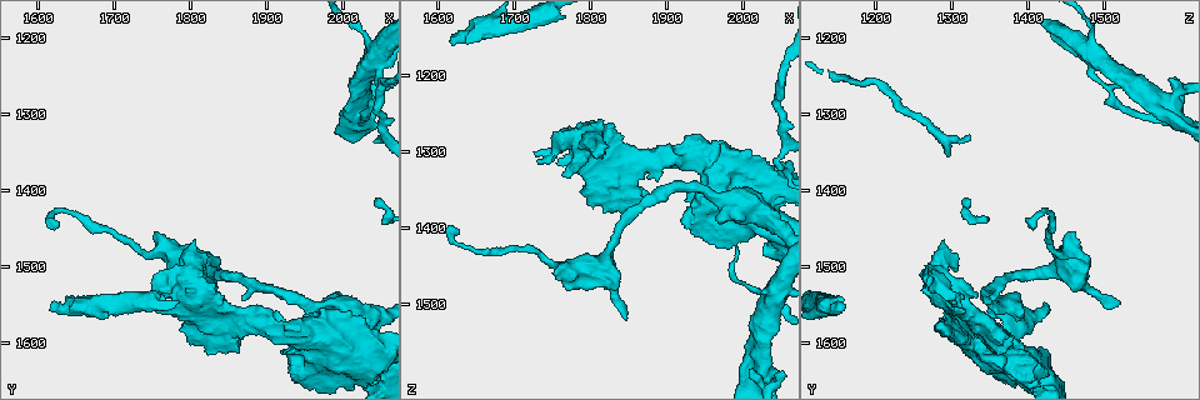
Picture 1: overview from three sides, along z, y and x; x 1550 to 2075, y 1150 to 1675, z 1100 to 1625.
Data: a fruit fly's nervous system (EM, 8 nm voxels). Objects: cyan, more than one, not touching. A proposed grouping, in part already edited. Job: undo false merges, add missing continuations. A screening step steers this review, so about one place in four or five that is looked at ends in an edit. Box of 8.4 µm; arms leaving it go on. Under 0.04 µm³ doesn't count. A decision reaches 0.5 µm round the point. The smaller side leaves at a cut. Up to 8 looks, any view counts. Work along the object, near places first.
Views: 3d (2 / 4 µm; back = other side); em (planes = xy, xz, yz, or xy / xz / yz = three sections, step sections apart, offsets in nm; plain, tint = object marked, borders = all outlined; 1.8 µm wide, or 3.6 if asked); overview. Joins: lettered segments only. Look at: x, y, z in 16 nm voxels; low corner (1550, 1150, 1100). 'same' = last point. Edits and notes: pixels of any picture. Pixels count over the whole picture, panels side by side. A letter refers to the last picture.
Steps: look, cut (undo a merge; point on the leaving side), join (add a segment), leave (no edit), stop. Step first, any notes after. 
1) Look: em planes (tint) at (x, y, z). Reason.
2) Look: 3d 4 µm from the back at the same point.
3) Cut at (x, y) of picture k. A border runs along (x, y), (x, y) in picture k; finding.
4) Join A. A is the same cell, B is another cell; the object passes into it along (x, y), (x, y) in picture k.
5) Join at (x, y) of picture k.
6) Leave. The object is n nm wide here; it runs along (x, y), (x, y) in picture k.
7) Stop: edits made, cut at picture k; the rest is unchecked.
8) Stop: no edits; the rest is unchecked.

Look: em planes (borders) at (2040, 1225, 1490). Four-way junction.

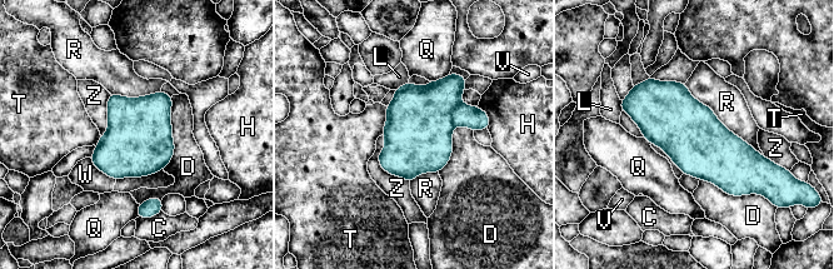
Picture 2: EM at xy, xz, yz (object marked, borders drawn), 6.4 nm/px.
Cut at (464, 115) of picture 2. C, D, H, L, Q, R, T, V, W and Z are other cells; a border runs along (462, 103), (452, 114), (453, 125) in picture 2; a second neuron is stuck on.

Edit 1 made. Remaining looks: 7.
Look: overview. Redraw.

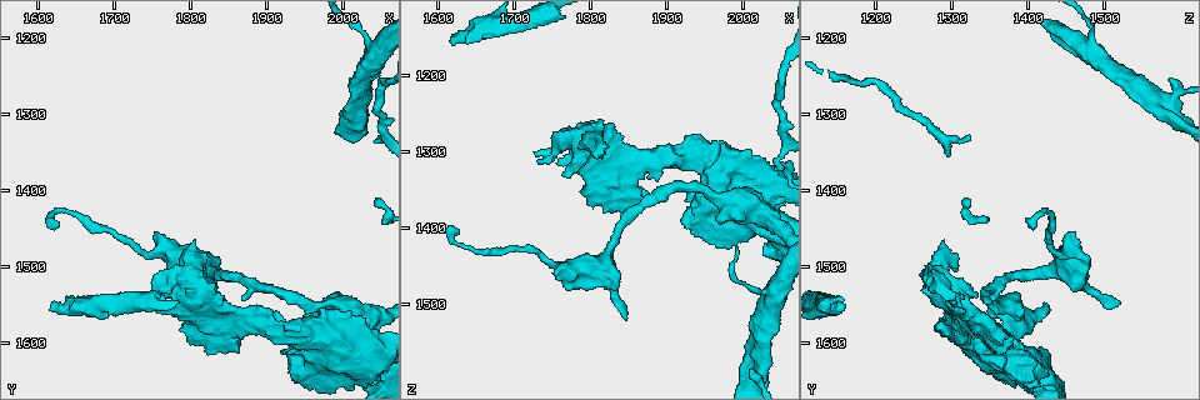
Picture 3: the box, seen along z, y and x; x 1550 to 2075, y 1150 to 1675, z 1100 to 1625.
Look: 3d 4 µm at (2020, 1590, 1375). Sudden change in width.

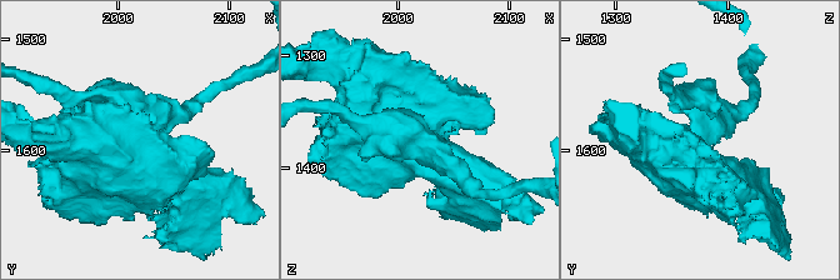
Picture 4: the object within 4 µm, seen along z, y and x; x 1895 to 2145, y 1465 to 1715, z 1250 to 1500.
Look: em 3.6 µm planes (borders) at the same point.

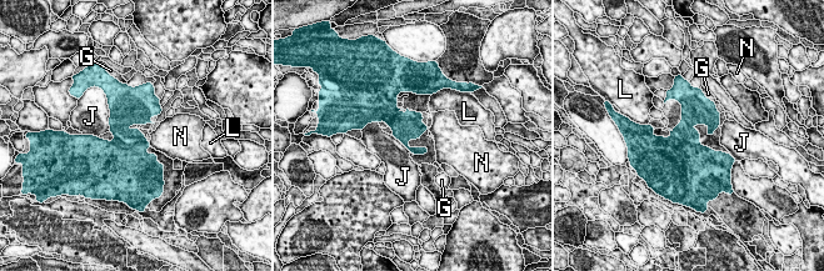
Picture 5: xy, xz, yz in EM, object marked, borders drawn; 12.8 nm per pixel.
Leave. G, J, L and N are other cells; a border runs along (106, 99), (109, 131) in picture 5; continuous, no second neuron.

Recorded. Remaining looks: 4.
Look: em 3.6 µm planes (tint) at (1865, 1570, 1325). Looks like a crossing.

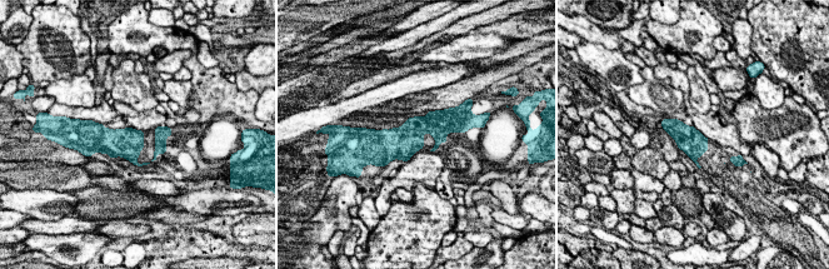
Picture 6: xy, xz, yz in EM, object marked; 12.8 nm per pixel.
Look: em 3.6 µm planes (borders) at the same point.

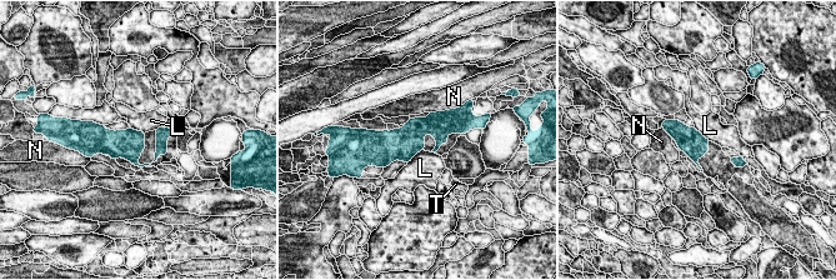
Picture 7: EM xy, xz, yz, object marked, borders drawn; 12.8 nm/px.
Leave. L, N and T are other cells; a border runs along (422, 149), (408, 163) in picture 7; one neuron here.

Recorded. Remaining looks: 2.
Stop: edits made, cut at picture 2; the rest is unchecked.

